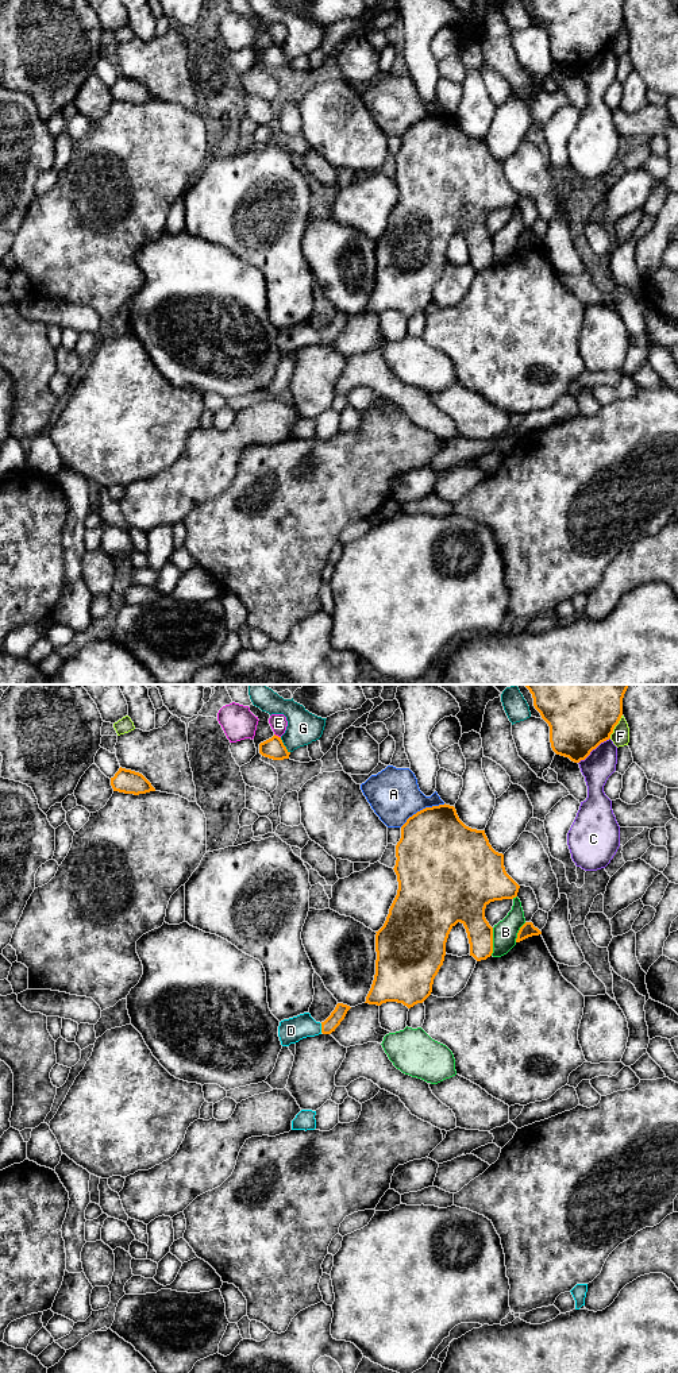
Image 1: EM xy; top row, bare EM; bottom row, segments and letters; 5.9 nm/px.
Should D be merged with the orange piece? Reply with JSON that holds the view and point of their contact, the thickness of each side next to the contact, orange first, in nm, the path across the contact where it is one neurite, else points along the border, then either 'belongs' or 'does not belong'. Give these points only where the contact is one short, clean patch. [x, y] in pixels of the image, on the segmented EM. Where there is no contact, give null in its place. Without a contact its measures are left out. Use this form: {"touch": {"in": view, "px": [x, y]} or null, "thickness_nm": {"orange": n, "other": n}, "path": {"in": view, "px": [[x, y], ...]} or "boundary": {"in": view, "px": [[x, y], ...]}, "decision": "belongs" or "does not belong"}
{"touch": {"in": "xy", "px": [322, 1028]}, "thickness_nm": {"orange": 80, "other": 150}, "path": {"in": "xy", "px": [[341, 1010], [322, 1028], [296, 1028], [291, 1030]]}, "decision": "belongs"}

